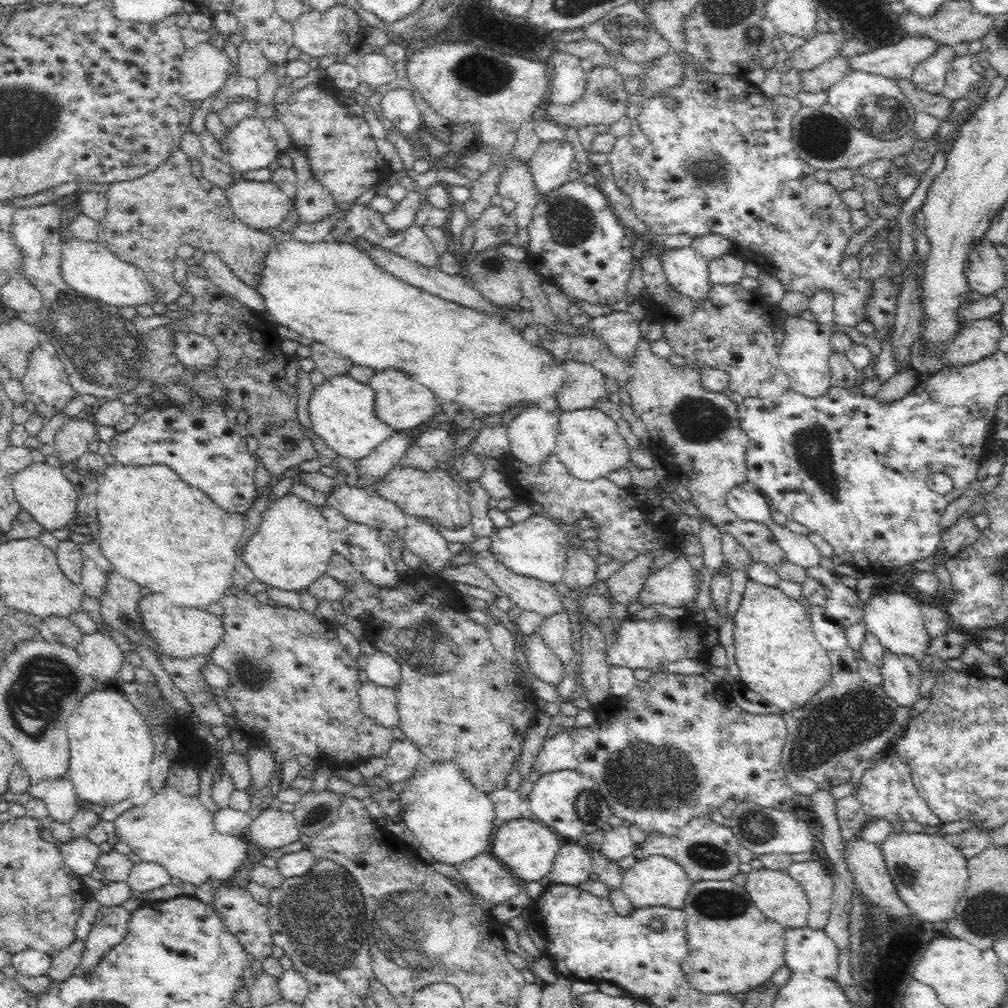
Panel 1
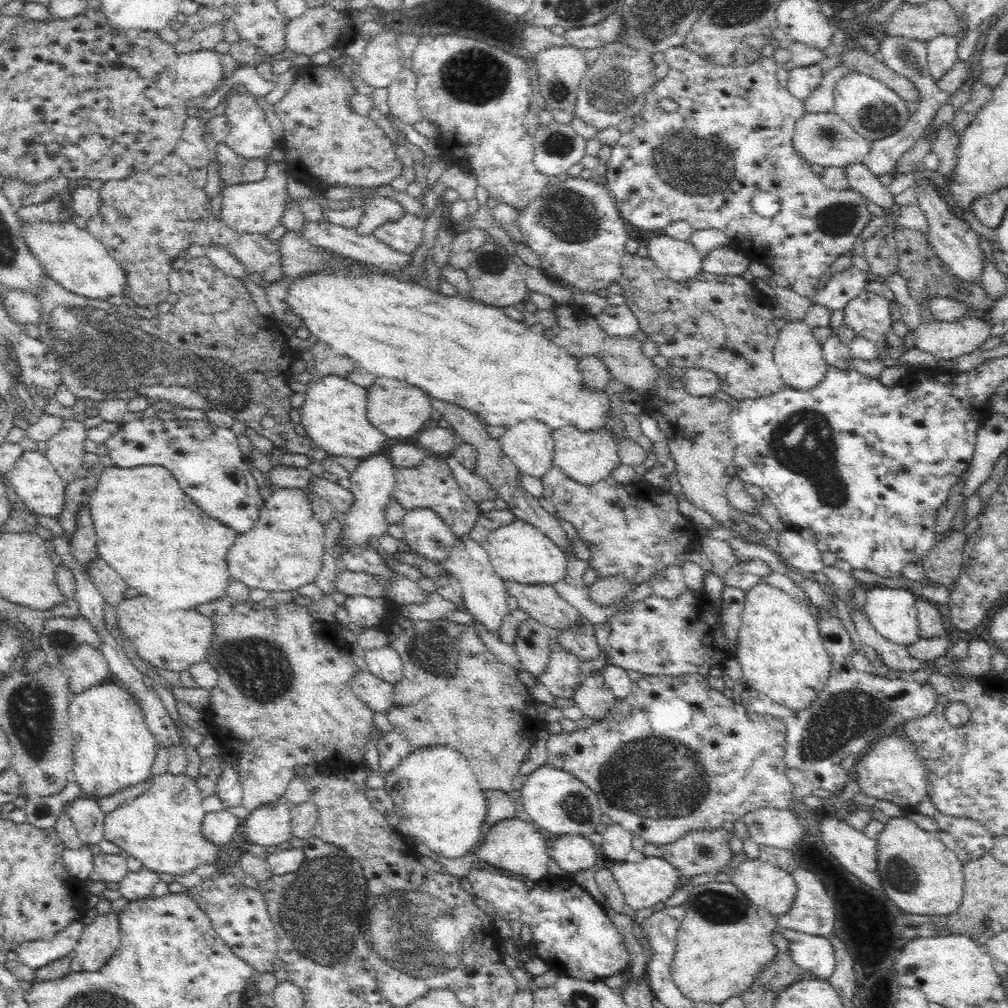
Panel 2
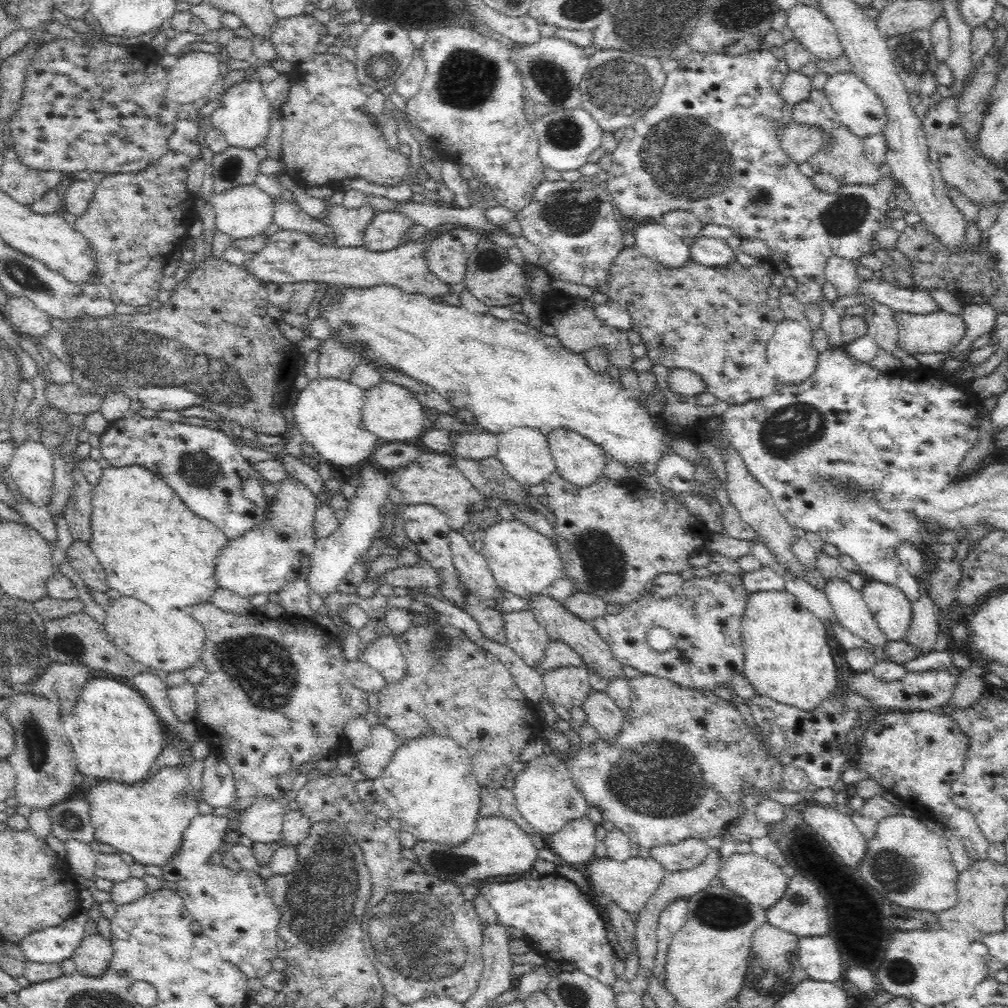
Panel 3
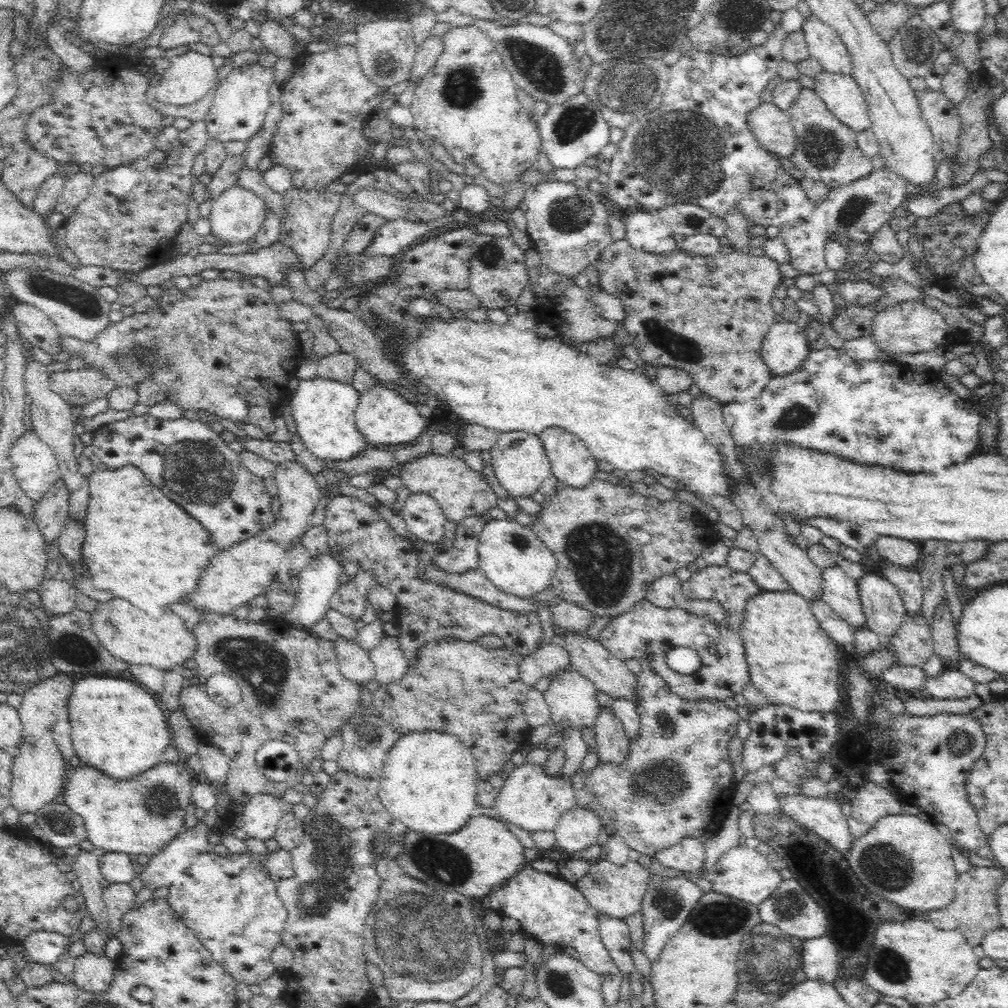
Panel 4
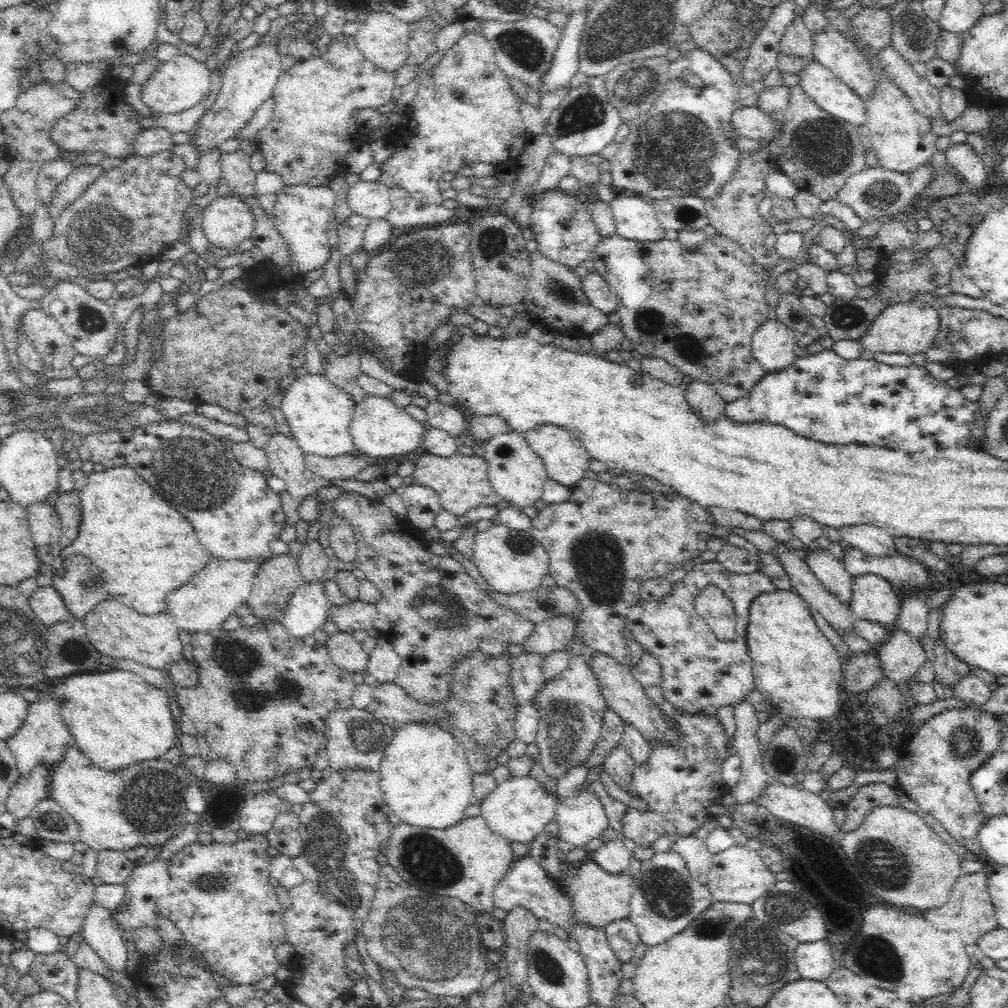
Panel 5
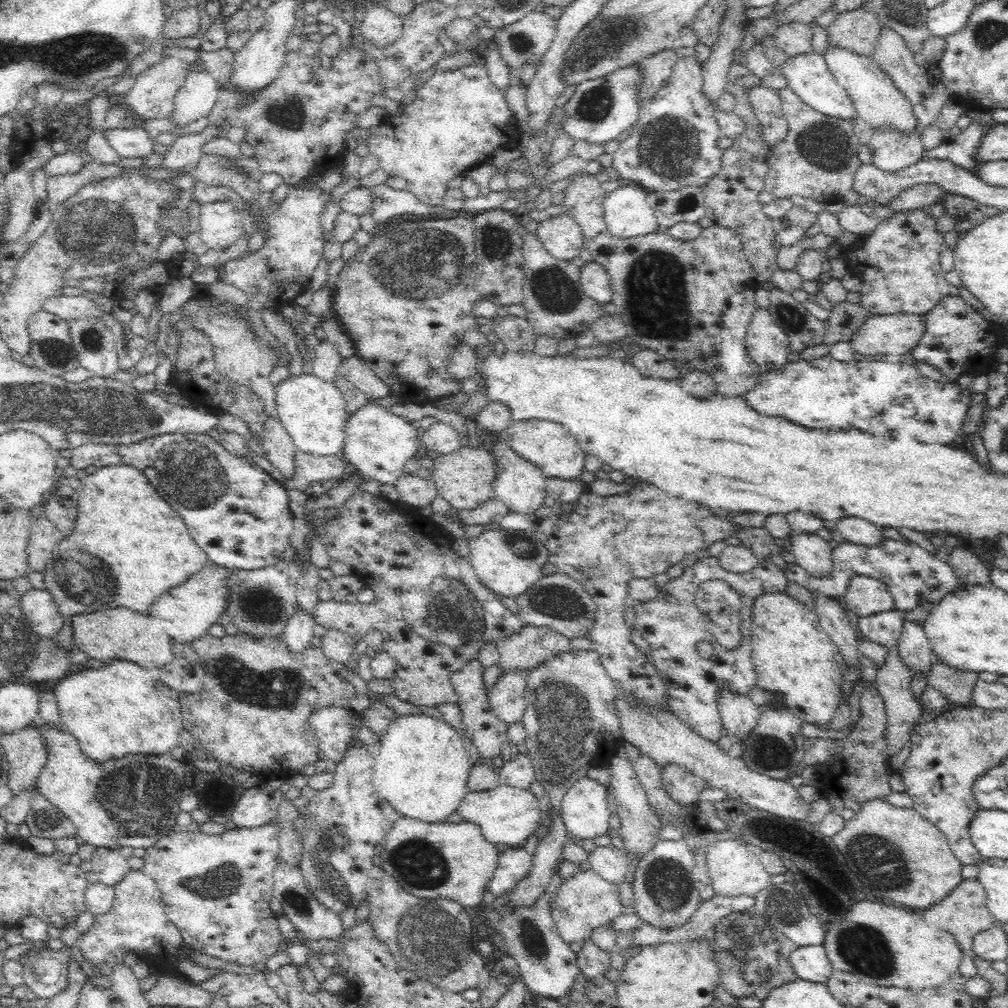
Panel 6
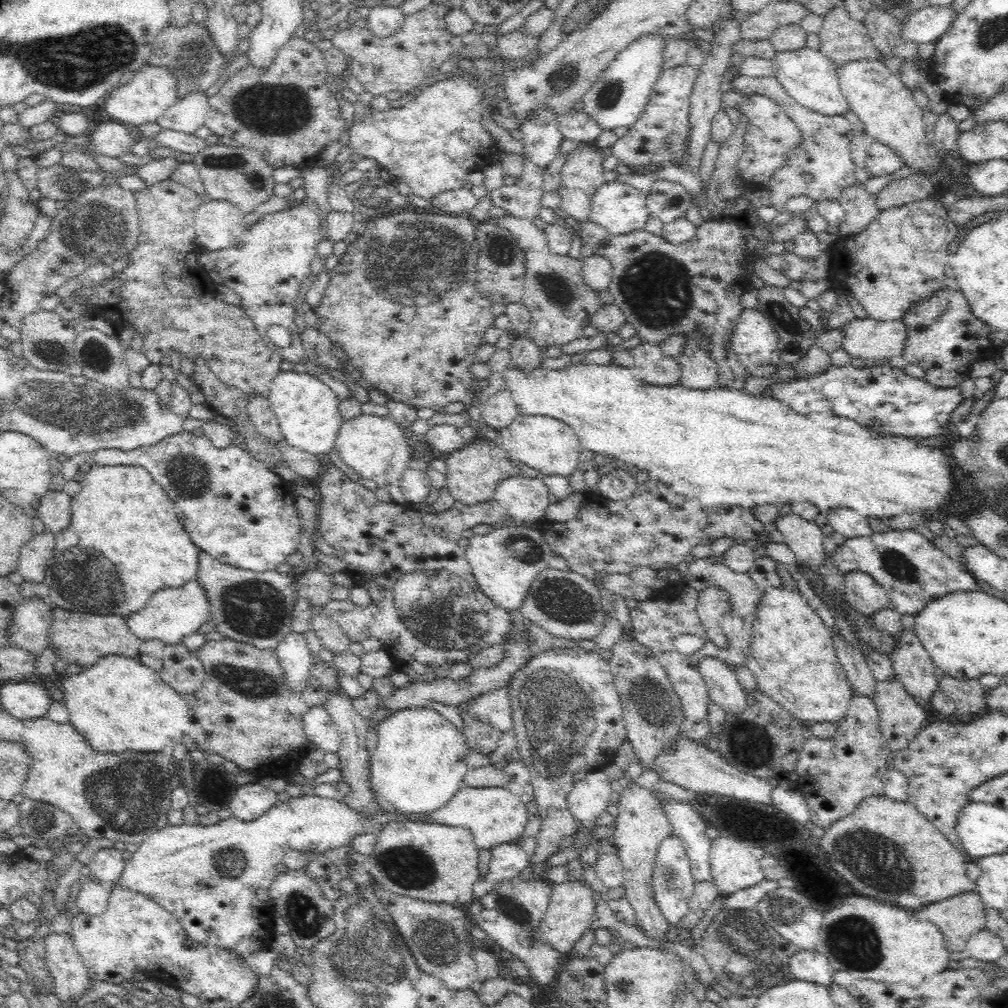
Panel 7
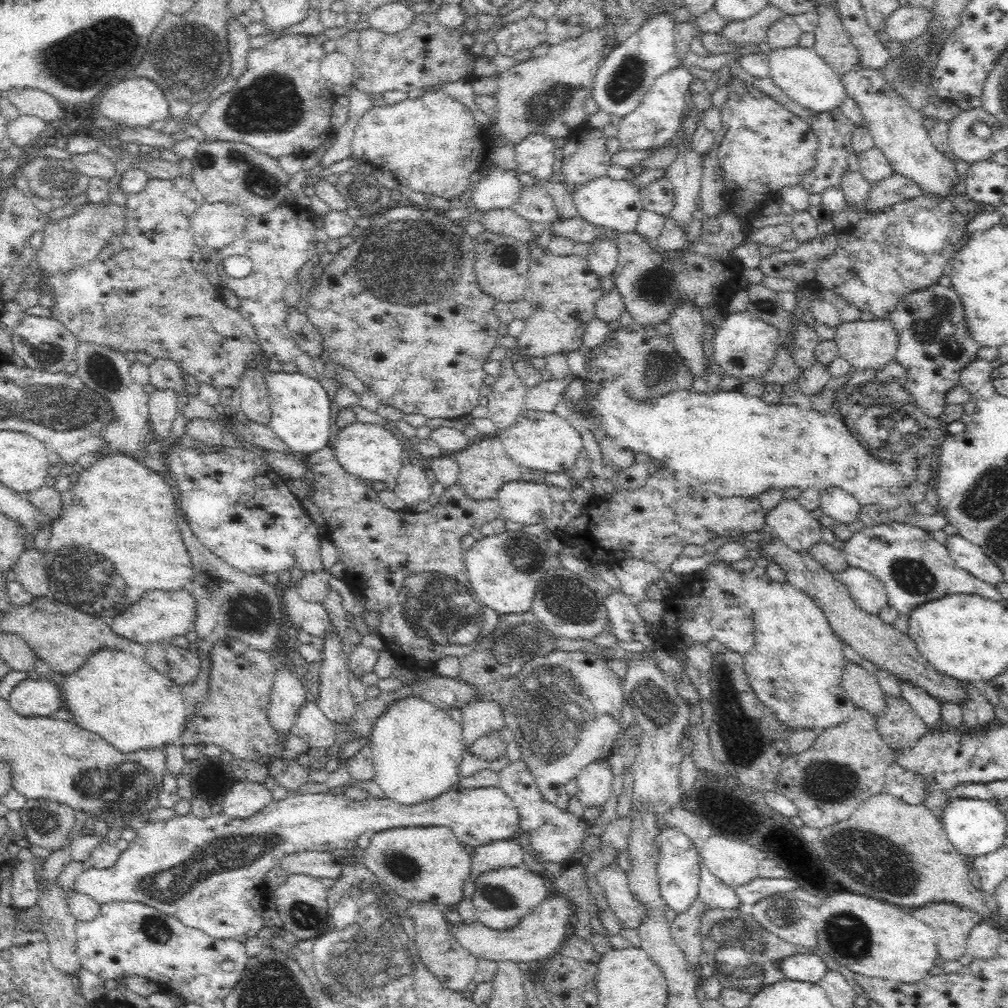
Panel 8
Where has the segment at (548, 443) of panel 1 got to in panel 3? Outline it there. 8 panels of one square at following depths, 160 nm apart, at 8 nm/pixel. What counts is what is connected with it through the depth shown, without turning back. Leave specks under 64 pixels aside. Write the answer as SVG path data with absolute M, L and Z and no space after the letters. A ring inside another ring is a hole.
M516 427L504 434L496 435L498 444L495 457L504 466L507 475L514 482L524 486L525 489L543 484L548 479L548 476L556 471L546 435L542 434L538 429Z

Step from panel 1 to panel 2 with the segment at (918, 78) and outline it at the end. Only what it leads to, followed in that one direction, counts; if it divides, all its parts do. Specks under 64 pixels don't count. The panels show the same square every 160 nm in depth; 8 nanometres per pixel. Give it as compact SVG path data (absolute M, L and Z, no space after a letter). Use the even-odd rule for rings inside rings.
M940 34L927 42L928 62L936 82L957 61L958 43L954 36Z

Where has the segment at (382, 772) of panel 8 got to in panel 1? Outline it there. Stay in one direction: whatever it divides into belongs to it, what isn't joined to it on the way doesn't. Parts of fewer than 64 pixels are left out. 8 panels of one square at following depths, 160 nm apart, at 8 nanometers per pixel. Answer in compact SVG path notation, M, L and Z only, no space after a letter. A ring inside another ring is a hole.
M455 760L417 765L412 774L405 780L404 789L398 794L401 802L399 815L408 830L414 833L420 844L432 854L434 860L442 864L457 865L474 858L477 854L487 852L491 844L494 828L494 805L488 798L485 789L477 789L464 775Z

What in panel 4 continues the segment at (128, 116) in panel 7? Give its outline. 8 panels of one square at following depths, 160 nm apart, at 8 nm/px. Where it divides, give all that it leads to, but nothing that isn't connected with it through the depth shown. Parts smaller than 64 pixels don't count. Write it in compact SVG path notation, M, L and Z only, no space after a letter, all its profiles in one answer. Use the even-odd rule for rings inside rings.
M186 52L170 59L169 67L162 73L166 80L166 94L156 94L157 100L174 106L189 106L202 100L214 88L217 70L211 55Z

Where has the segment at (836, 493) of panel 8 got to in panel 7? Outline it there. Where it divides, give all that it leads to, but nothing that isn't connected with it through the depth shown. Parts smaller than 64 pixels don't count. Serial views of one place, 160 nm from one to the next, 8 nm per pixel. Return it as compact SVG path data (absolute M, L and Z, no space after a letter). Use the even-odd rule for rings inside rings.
M848 507L830 508L825 517L834 531L840 532L848 539L868 536L872 532L870 520Z

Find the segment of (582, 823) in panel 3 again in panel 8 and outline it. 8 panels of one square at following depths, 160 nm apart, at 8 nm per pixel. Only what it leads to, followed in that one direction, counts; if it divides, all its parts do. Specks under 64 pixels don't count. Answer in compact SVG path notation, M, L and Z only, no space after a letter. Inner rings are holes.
M607 758L588 763L576 775L578 786L576 798L585 806L604 805L612 794L611 784L614 776Z

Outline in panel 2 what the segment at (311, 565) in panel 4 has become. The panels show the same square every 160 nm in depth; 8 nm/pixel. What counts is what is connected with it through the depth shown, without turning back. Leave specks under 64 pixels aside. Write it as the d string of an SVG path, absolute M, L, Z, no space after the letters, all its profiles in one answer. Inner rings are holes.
M384 451L360 460L359 463L359 466L351 473L352 476L349 479L352 482L351 492L354 496L354 502L352 502L352 507L344 515L341 515L344 521L342 524L342 533L338 534L334 545L334 548L337 548L336 562L338 562L341 569L343 568L341 562L344 551L348 549L363 549L368 545L370 547L376 545L376 537L387 533L387 530L391 526L386 521L386 508L393 498L395 488L393 473L396 467L392 465L392 462Z

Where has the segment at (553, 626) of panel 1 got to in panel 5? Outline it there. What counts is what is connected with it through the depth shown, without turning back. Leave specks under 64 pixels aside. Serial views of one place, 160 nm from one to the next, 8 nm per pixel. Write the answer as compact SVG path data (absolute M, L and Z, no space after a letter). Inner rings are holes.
M590 654L574 656L568 668L560 671L553 679L544 680L532 698L531 702L538 709L540 720L531 751L550 778L558 779L583 763L598 742L608 706L599 687L597 674L589 665L590 659Z

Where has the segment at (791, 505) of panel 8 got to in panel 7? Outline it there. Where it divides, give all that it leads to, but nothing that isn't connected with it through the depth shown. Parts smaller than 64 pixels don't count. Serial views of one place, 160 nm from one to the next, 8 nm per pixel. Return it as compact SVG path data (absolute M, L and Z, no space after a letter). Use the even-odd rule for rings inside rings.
M790 512L775 521L778 532L784 536L784 544L794 552L799 564L821 569L825 550L825 534L814 521L808 522Z

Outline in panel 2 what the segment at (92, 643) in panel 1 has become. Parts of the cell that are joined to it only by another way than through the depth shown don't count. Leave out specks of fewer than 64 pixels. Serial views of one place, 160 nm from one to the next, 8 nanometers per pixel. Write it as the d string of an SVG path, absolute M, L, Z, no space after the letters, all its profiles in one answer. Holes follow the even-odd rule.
M88 644L79 646L72 654L60 660L62 671L68 677L68 692L76 696L86 689L102 684L110 674L103 653Z

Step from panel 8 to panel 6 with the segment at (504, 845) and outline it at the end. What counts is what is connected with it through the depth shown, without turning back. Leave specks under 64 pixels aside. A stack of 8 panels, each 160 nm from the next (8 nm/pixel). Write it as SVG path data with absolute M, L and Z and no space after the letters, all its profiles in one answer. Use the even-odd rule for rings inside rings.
M509 847L498 854L498 862L496 868L492 872L492 878L486 884L494 896L504 894L506 890L510 890L516 886L516 883L524 876L528 876L530 868L532 868L532 855L530 855L524 847Z

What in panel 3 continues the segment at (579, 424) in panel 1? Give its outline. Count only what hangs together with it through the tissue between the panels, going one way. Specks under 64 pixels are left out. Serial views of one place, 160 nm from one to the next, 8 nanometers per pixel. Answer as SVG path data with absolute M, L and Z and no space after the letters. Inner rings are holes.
M570 429L546 434L556 472L569 484L584 488L596 483L608 462L604 450Z

